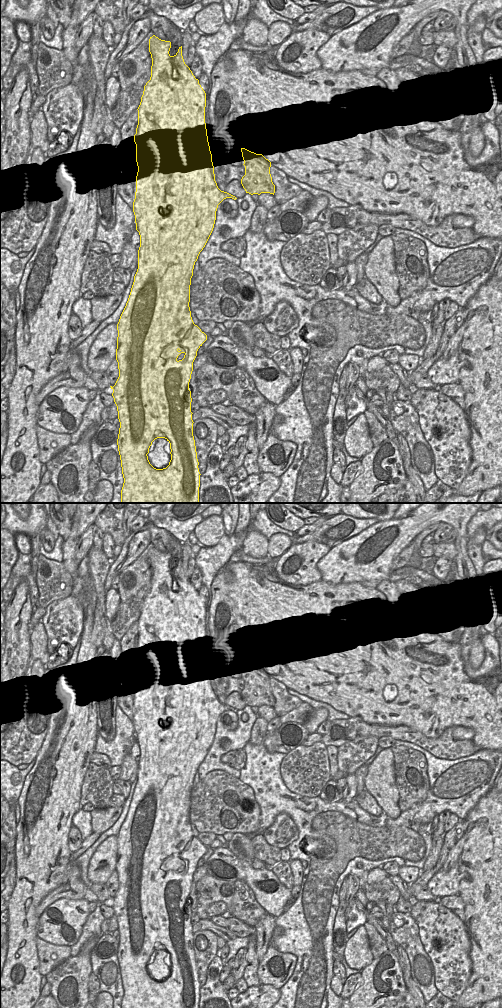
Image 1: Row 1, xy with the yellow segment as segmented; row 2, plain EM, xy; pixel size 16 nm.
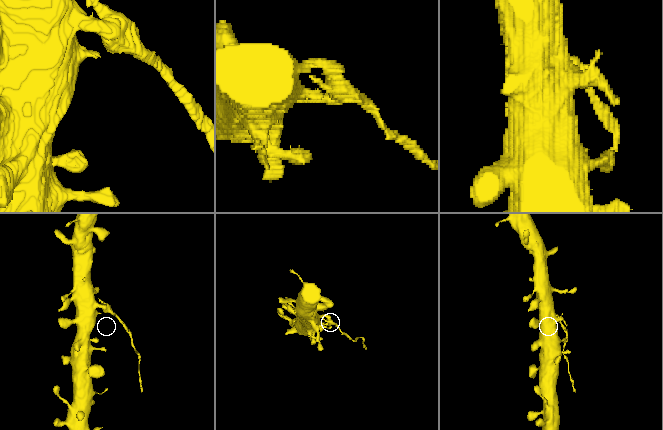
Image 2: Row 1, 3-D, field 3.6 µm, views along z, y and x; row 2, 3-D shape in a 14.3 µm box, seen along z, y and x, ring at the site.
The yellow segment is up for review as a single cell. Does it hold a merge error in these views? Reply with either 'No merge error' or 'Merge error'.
Merge error

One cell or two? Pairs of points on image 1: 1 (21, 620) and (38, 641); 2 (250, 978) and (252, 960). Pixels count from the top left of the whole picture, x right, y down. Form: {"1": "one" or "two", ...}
{"1": "two", "2": "one"}

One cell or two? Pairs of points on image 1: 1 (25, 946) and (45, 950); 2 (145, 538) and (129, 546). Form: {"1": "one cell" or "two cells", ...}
{"1": "two cells", "2": "one cell"}

